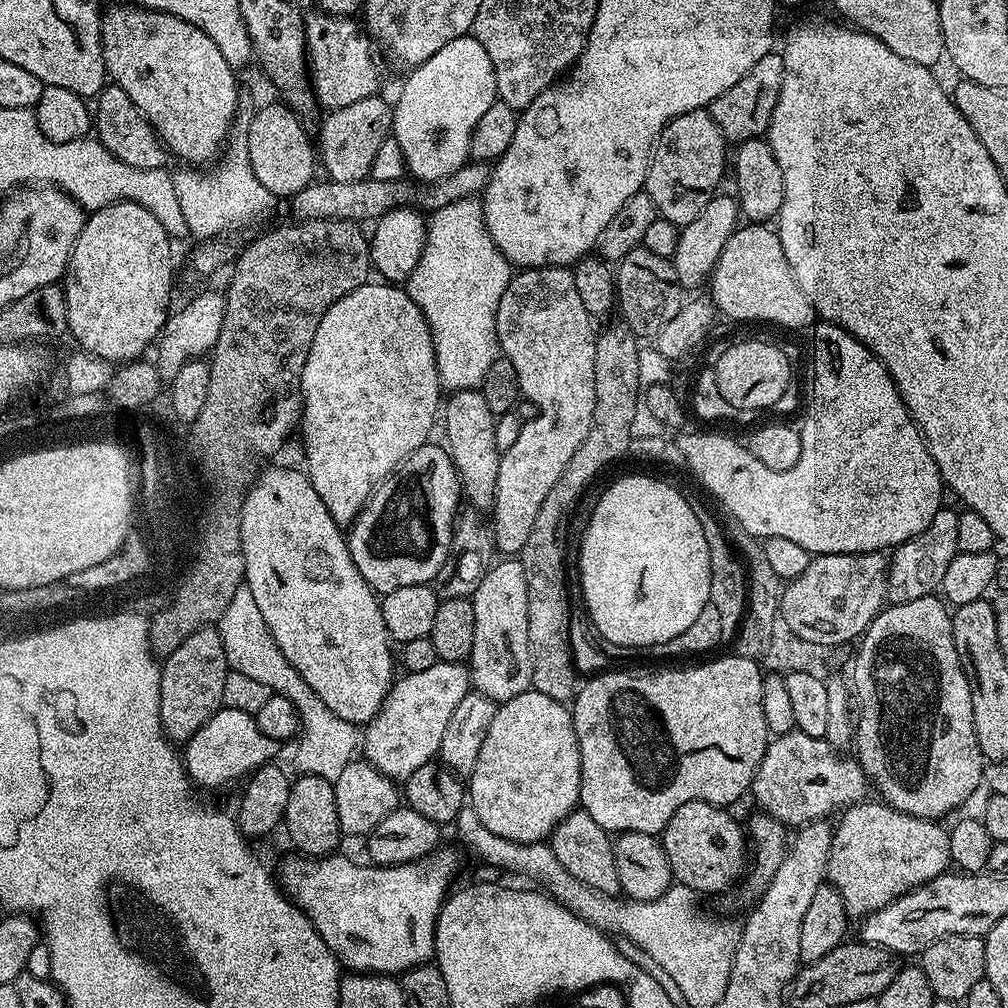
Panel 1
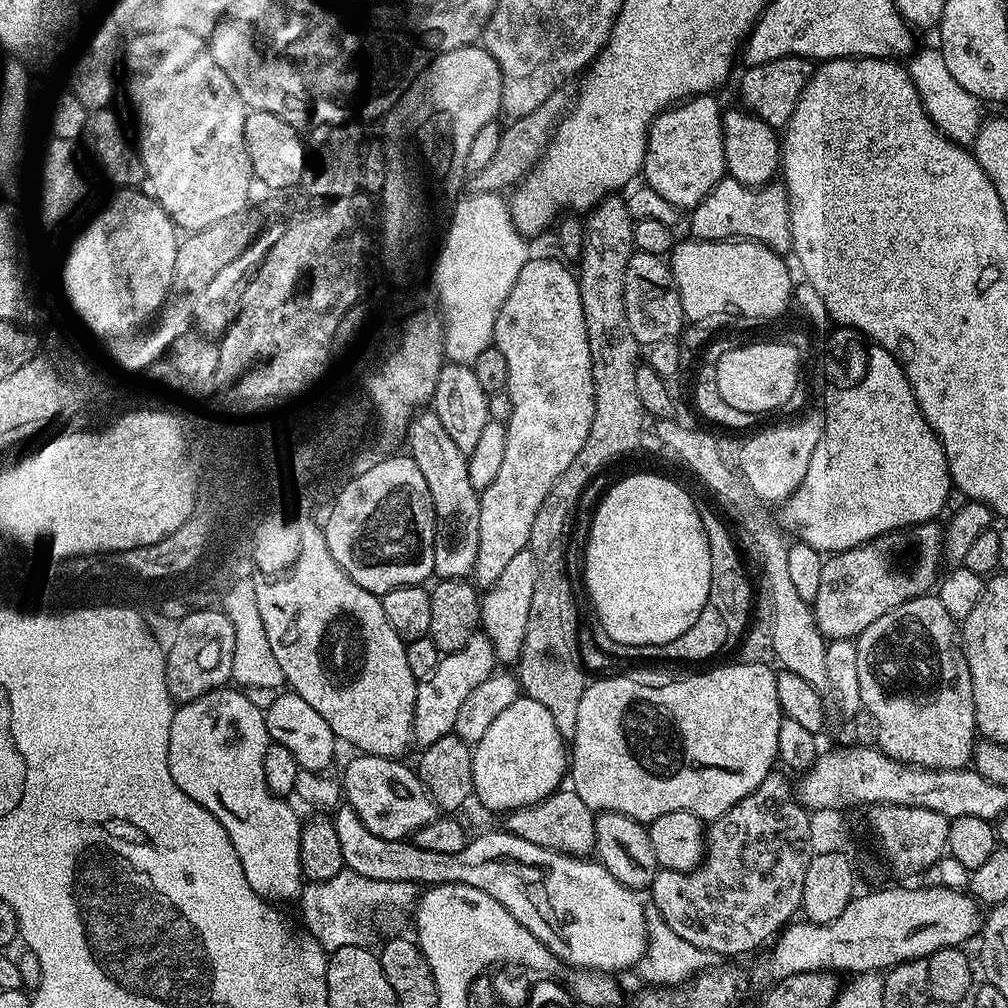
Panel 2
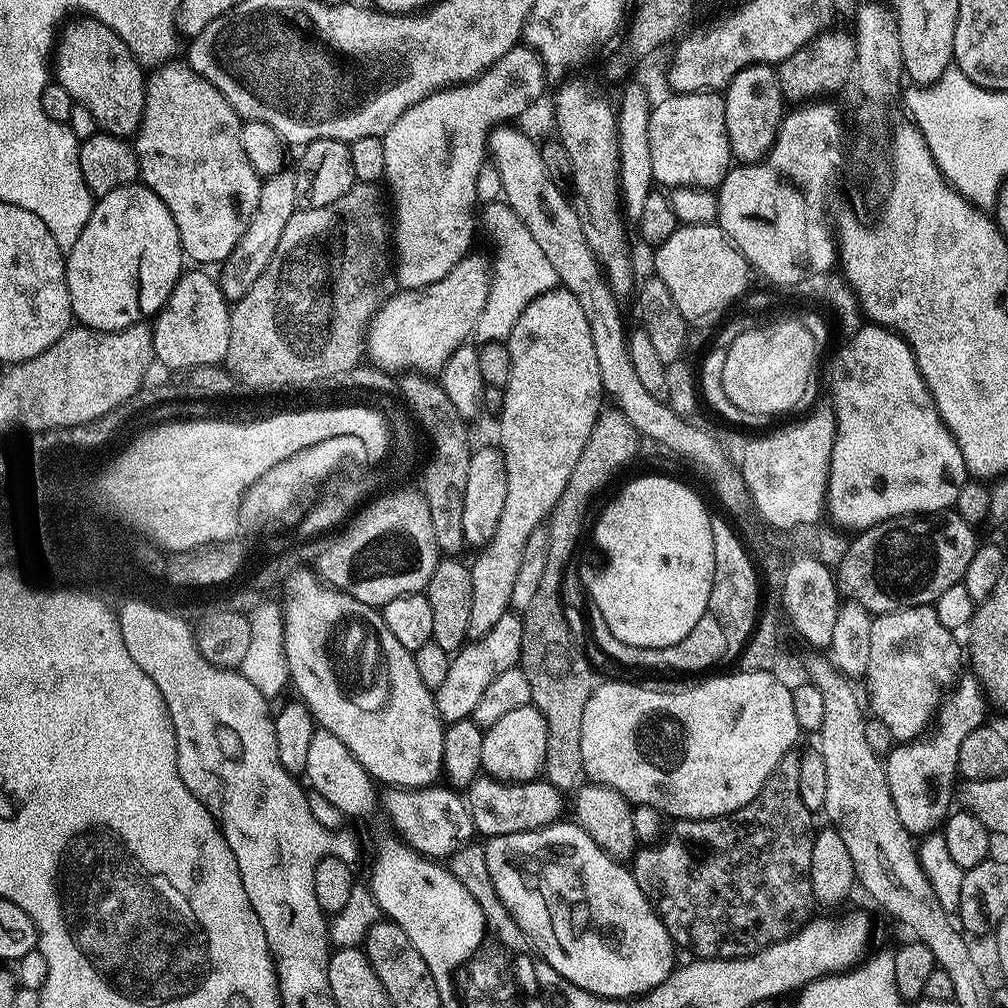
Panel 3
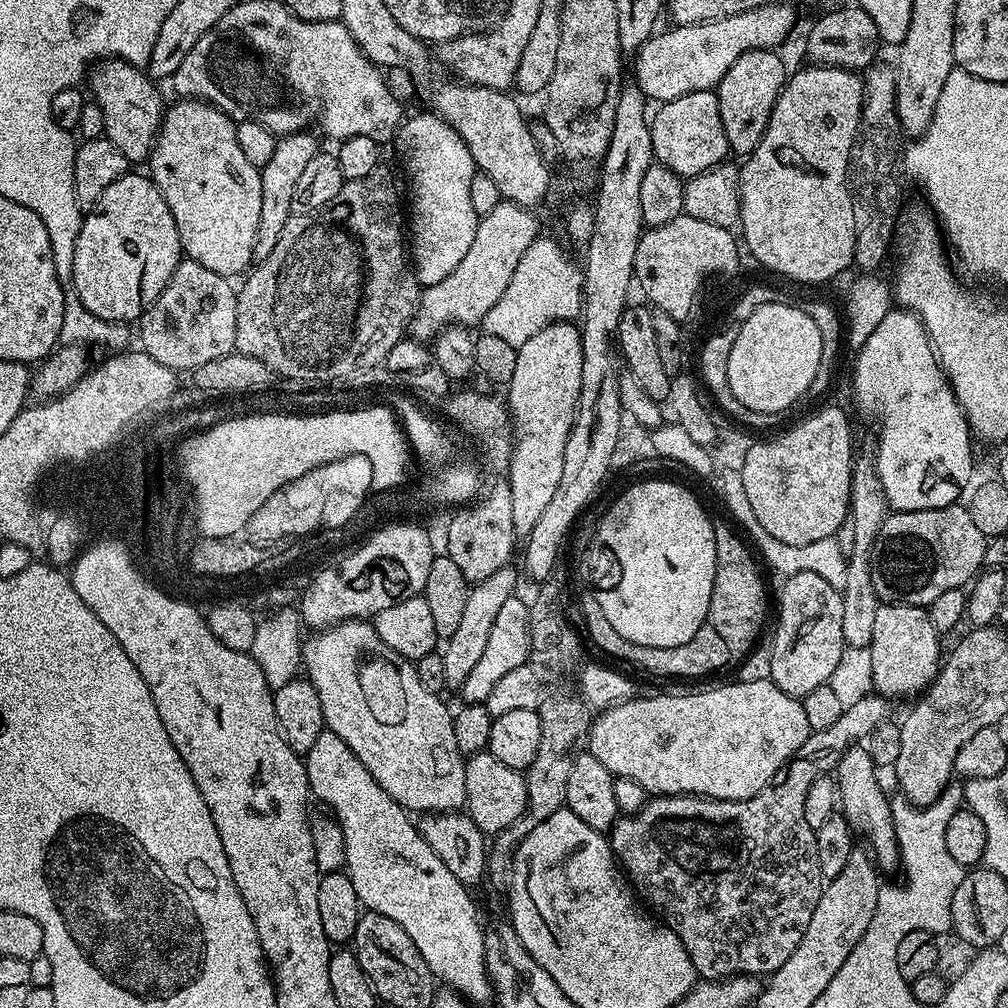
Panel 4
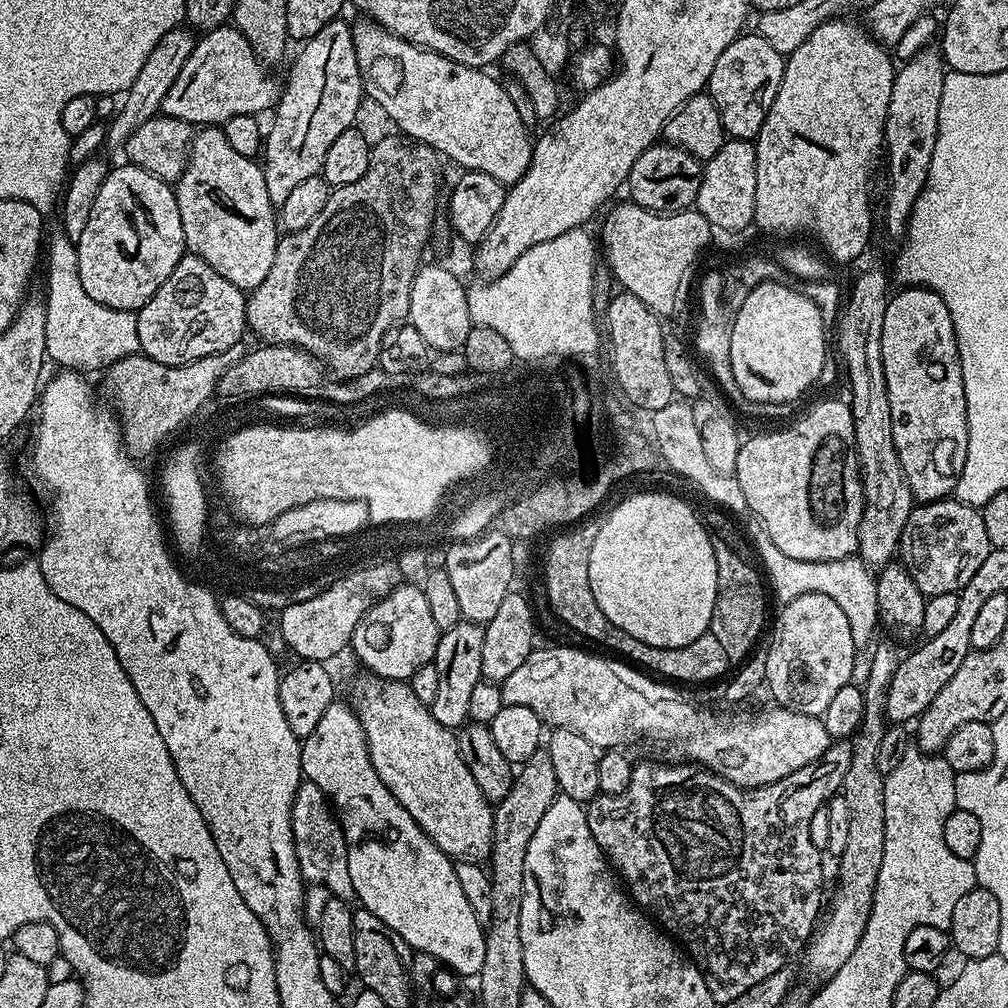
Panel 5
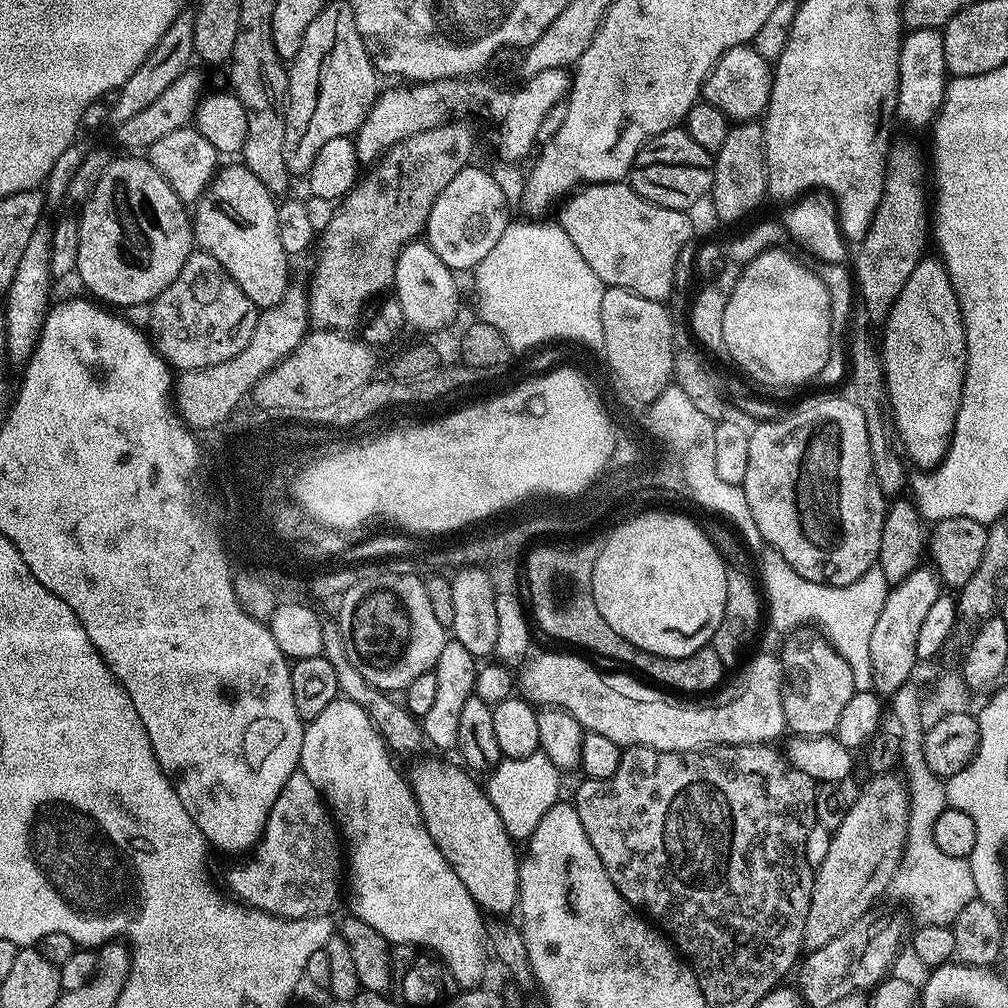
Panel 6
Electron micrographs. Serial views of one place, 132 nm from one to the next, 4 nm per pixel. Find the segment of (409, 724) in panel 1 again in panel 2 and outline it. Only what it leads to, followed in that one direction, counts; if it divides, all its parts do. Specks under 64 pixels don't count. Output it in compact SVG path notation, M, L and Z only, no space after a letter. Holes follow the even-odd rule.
M483 634L473 636L462 650L454 650L441 655L438 670L433 676L419 681L416 686L416 705L414 706L414 726L412 734L417 745L427 746L438 742L438 738L453 735L458 722L458 710L462 702L475 690L481 682L486 682L498 668L494 654L494 646Z

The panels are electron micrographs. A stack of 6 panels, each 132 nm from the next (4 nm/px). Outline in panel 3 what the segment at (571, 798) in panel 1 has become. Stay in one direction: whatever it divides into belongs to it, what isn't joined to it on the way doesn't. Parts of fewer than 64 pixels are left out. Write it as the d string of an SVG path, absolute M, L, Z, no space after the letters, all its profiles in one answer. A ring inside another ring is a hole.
M532 704L504 715L494 726L484 729L481 769L493 780L527 784L543 773L546 762L546 718Z

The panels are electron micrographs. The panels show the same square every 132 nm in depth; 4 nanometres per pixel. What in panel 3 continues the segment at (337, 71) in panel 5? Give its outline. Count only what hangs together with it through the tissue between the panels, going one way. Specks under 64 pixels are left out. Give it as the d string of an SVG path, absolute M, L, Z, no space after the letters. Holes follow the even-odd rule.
M295 171L275 172L261 183L258 210L250 218L250 226L246 226L246 234L242 234L238 246L234 246L232 253L218 268L218 283L225 300L229 302L240 300L246 294L246 290L250 290L250 286L258 282L258 274L266 270L274 250L278 250L278 241L282 239L282 234L286 230L286 222L290 222L290 218L297 210Z

